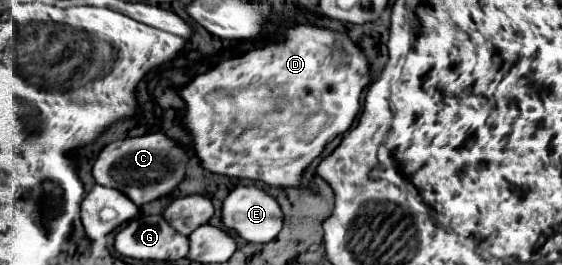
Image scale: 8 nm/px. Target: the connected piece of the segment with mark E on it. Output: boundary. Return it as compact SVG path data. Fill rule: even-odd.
M247 184L247 186L237 186L223 202L221 208L221 220L229 230L235 230L243 240L247 242L255 242L255 244L265 244L277 238L277 234L283 228L283 210L277 204L277 200L263 188L263 186L255 186L255 184Z

